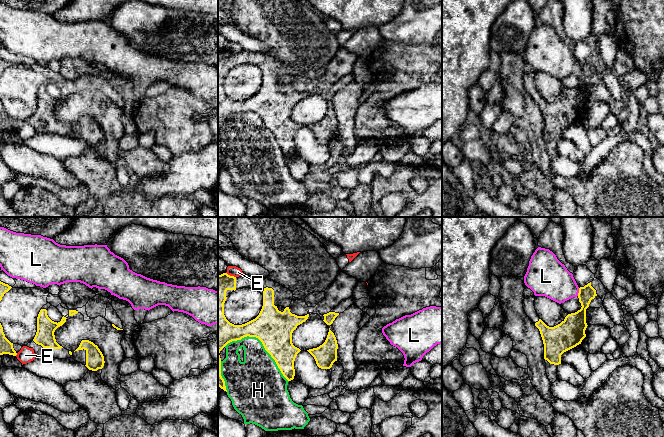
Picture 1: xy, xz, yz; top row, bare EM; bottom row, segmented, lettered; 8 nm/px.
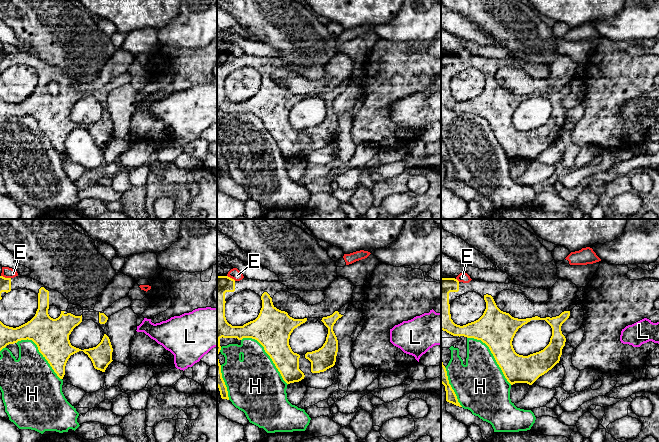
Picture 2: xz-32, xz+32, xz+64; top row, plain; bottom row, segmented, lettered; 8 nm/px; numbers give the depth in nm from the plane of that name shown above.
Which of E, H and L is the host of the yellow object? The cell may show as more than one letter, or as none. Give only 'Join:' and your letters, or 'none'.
Join: none

